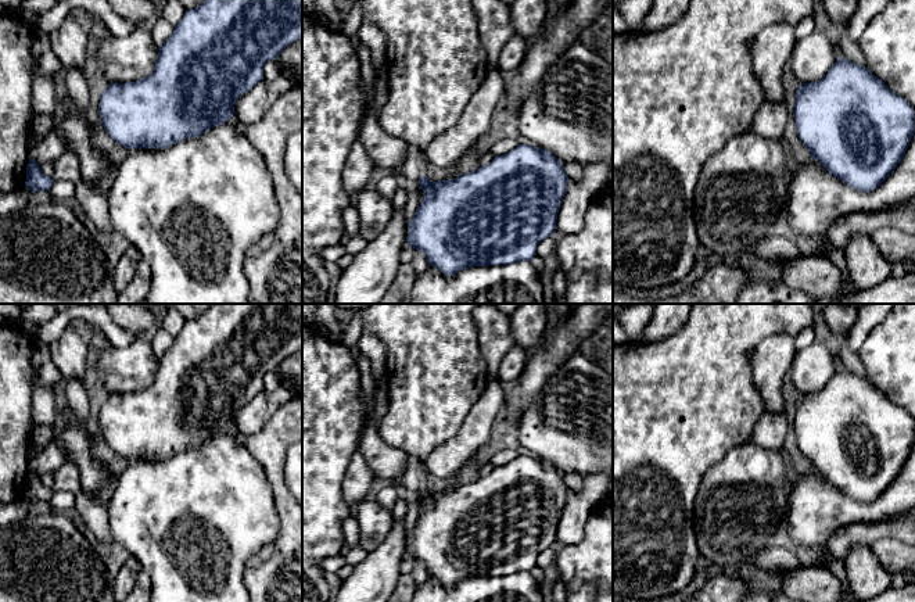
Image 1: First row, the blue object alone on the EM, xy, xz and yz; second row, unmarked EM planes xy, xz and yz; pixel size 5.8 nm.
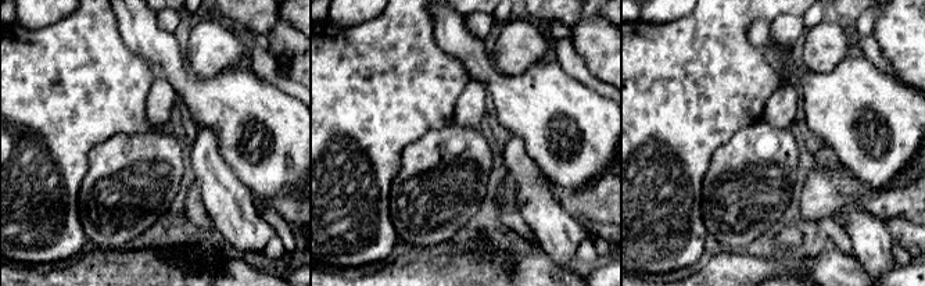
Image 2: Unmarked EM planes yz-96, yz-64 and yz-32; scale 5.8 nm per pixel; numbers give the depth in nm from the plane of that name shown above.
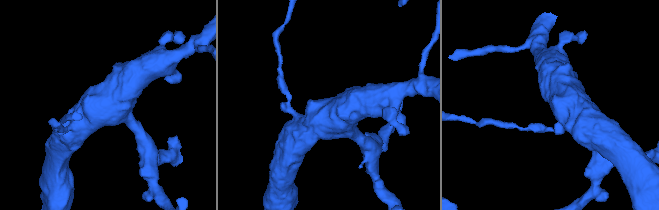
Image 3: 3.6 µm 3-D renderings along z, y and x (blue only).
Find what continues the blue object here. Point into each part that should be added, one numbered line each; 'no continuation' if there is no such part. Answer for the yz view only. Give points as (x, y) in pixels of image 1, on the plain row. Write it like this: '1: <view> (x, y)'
no continuation

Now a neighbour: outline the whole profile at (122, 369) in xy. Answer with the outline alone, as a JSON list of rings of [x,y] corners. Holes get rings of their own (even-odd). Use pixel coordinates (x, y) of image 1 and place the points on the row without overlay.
[[[150,334],[139,337],[126,347],[107,348],[97,362],[104,388],[111,394],[141,391],[148,387],[158,368]]]

